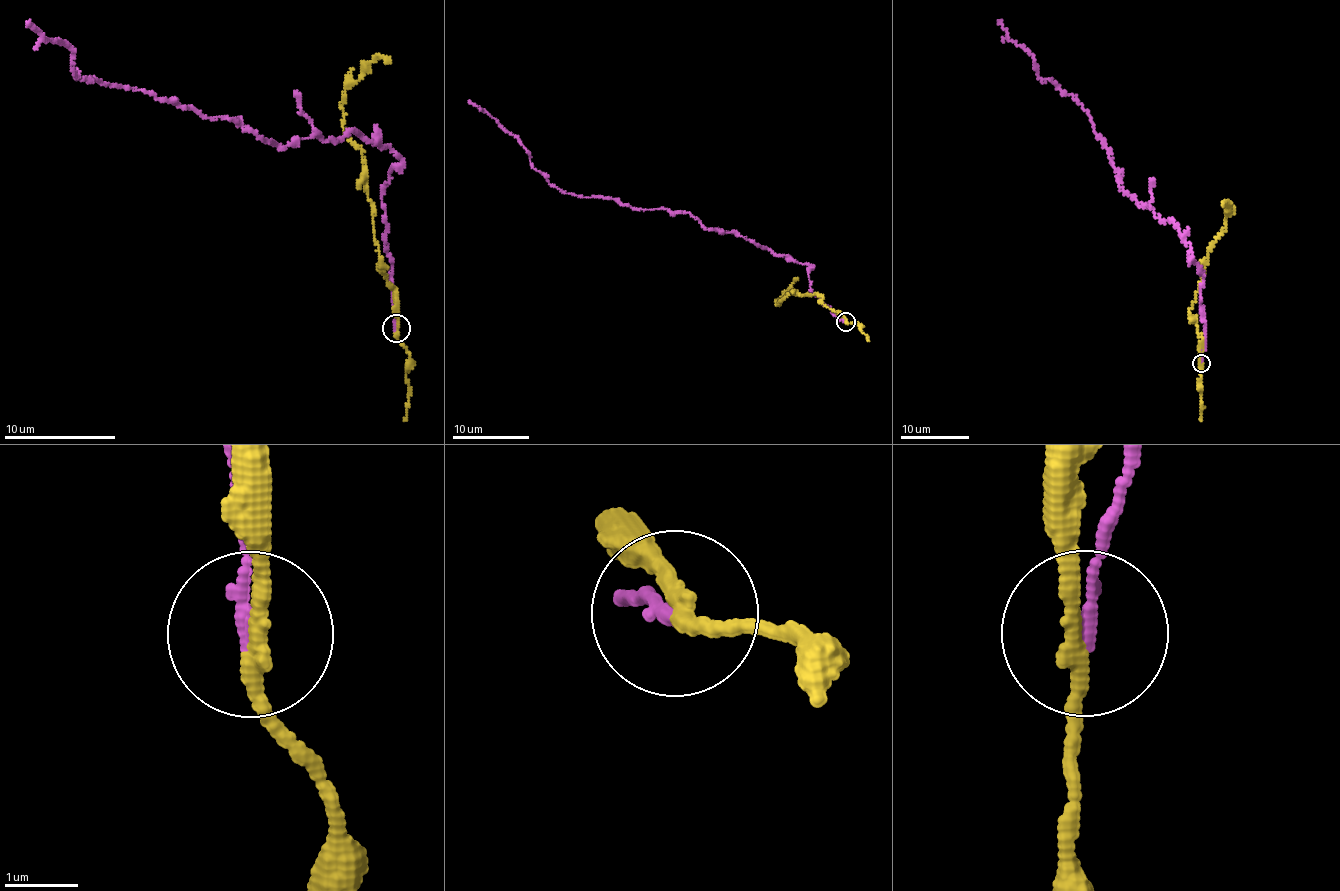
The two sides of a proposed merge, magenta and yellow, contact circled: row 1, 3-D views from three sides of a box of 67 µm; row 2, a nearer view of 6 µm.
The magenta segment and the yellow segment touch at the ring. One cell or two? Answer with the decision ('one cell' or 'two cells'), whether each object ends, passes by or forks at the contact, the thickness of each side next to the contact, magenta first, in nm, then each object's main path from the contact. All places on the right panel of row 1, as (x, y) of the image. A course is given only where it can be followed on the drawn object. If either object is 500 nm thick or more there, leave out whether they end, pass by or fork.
two cells | magenta ends | yellow passes by | 160/200 nm | magenta via (1202, 363), (1203, 273), (1189, 246), (1171, 222), (1120, 186), (1080, 104), (1037, 74), (1034, 59), (999, 20) | yellow via (1200, 363), (1201, 337), (1190, 317), (1190, 308), (1202, 277), (1204, 260), (1226, 223), (1229, 204), (1222, 207)

